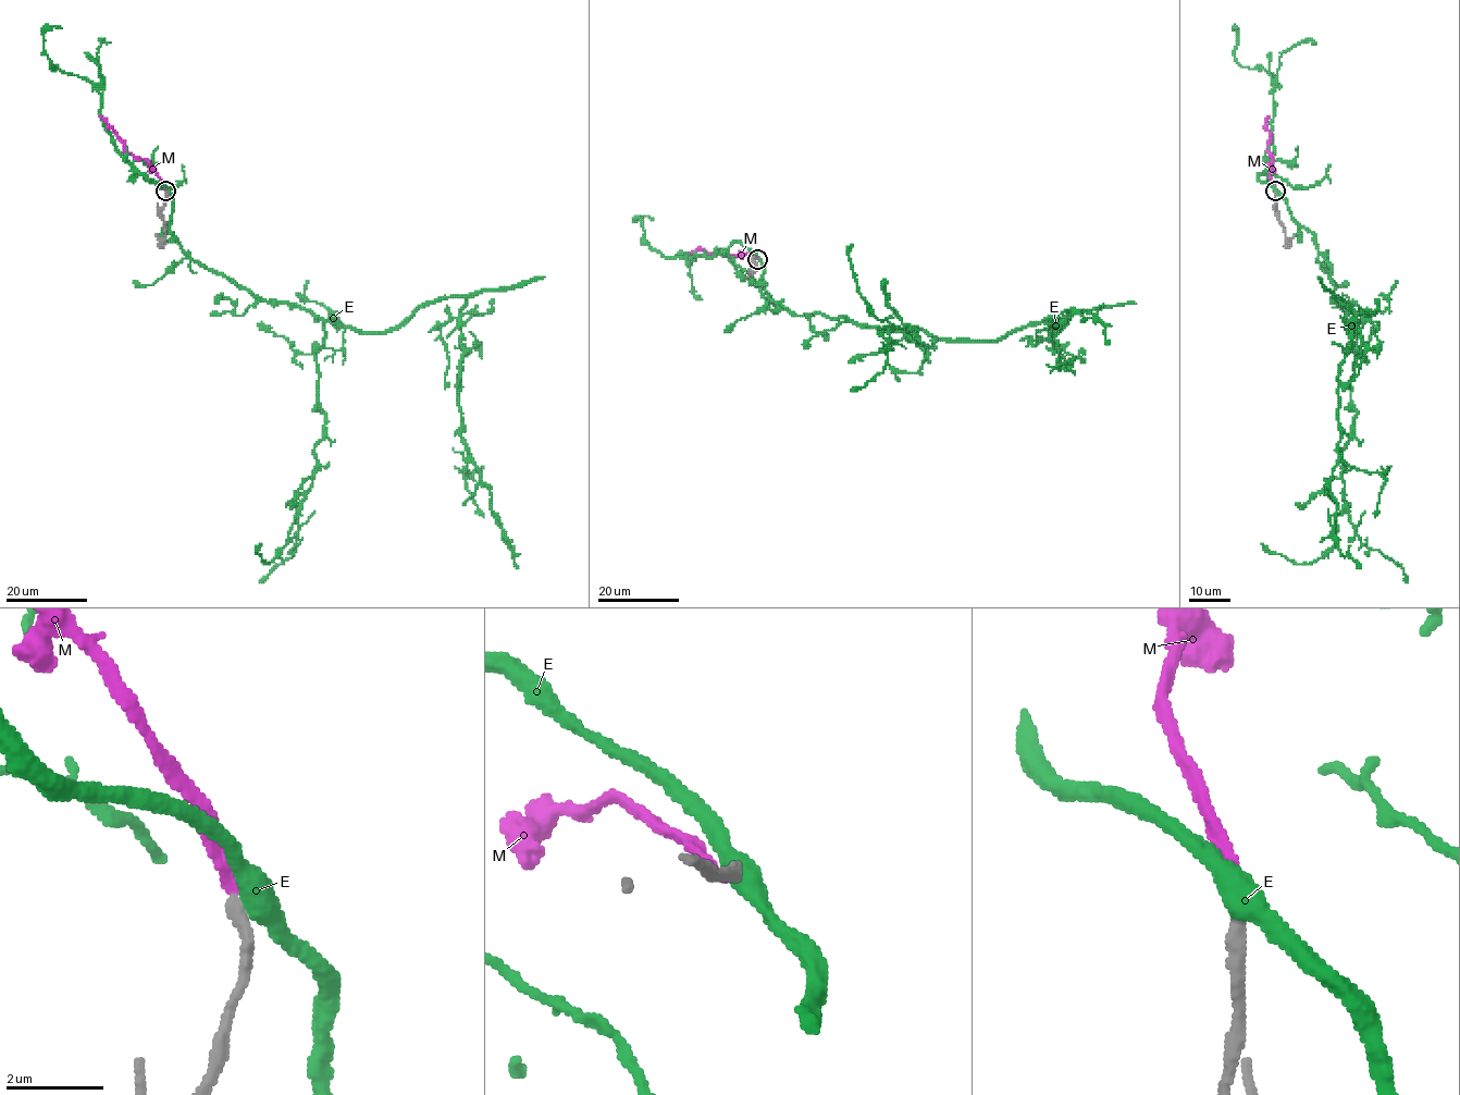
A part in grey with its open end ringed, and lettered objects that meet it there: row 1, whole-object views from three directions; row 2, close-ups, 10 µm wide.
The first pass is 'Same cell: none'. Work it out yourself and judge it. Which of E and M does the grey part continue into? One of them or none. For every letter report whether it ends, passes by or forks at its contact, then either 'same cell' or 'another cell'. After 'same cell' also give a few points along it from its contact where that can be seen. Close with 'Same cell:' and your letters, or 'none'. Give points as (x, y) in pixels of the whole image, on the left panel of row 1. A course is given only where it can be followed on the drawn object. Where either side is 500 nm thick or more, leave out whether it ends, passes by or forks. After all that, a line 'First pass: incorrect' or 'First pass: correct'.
E: it passes by | another cell
M: it ends | another cell
Same cell: none
First pass: correct

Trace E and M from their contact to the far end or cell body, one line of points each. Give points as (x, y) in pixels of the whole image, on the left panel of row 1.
E: (166, 192), (180, 247), (265, 300), (384, 332), (425, 305), (467, 299), (461, 440), (517, 567)
M: (165, 191), (152, 167), (145, 159), (131, 155), (125, 144), (99, 115)

